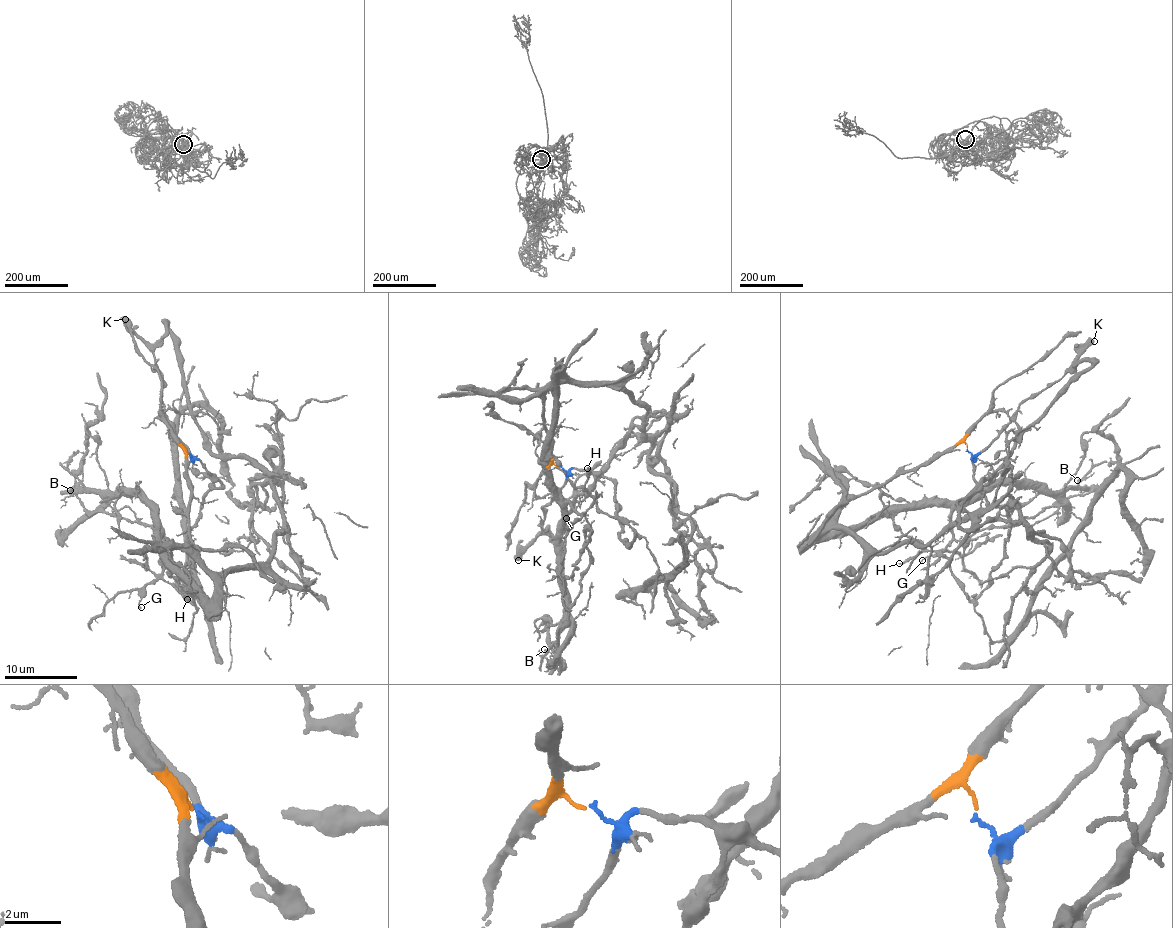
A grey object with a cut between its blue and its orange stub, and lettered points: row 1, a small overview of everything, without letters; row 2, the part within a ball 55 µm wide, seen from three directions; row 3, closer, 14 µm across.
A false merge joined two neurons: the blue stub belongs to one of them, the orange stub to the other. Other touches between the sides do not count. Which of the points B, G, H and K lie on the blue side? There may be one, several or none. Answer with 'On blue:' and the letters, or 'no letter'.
On blue: H, K

